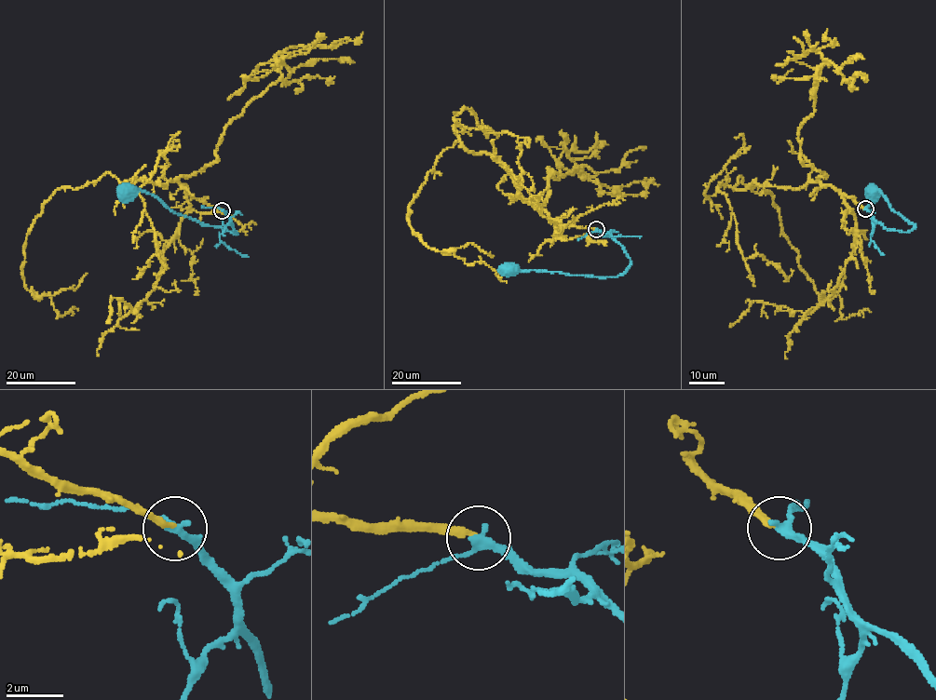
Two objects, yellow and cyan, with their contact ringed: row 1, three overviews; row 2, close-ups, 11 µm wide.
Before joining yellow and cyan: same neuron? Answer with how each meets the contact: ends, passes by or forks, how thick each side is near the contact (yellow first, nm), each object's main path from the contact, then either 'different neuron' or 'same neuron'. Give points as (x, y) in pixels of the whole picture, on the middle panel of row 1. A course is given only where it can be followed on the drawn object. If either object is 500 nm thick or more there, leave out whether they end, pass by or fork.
yellow ends | cyan passes by | 200/260 nm | yellow via (596, 228), (562, 226), (501, 164), (458, 141), (407, 219), (430, 248), (481, 261), (507, 282) | cyan via (596, 229), (608, 234), (620, 244), (630, 262), (627, 269), (616, 276), (508, 267) | same neuron

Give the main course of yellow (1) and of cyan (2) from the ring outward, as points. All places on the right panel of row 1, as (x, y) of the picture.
1: (864, 209), (818, 181), (735, 189), (741, 177), (769, 192), (820, 299), (840, 297), (843, 318), (871, 312)
2: (865, 209), (886, 228), (909, 232), (915, 224), (895, 212), (879, 191), (871, 194)

